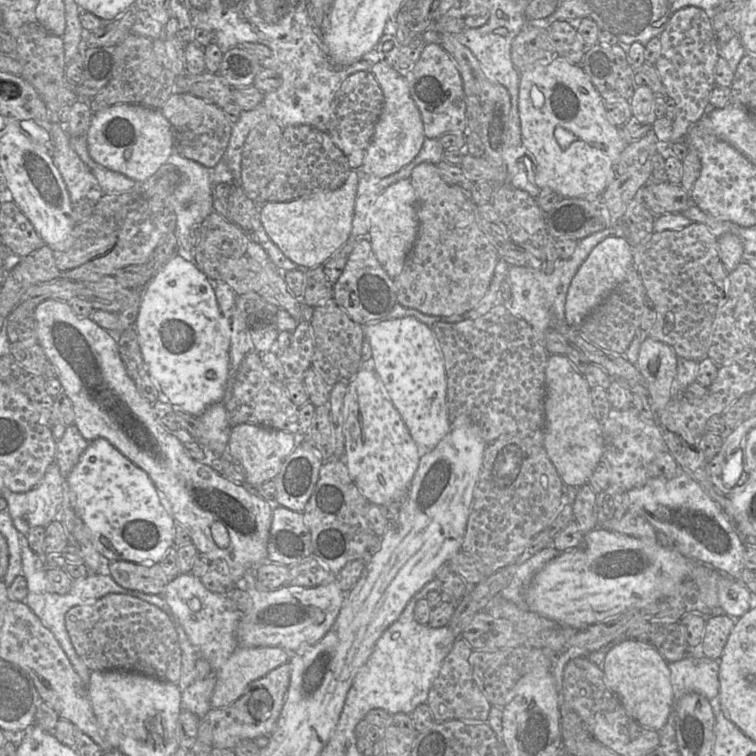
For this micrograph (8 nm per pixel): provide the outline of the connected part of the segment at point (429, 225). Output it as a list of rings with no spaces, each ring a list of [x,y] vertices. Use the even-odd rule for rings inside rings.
[[[421,163],[410,177],[419,200],[418,238],[408,253],[400,274],[393,279],[397,301],[404,307],[433,316],[463,314],[474,308],[486,294],[499,260],[498,250],[486,237],[478,223],[477,205],[461,188],[446,183],[436,165]]]

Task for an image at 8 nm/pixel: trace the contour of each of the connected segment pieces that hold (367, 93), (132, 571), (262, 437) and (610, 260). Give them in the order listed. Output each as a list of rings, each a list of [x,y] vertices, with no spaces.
[[[358,71],[349,75],[336,93],[328,133],[353,170],[359,169],[363,163],[374,134],[375,124],[382,112],[383,103],[382,89],[370,71]]]
[[[124,560],[108,563],[110,576],[121,587],[145,594],[160,595],[168,584],[159,563],[143,565]]]
[[[244,423],[231,427],[227,454],[244,469],[245,484],[256,490],[261,484],[277,476],[284,460],[297,443],[298,437],[292,433]]]
[[[608,237],[599,243],[569,285],[564,310],[566,323],[579,327],[586,317],[625,280],[631,267],[633,267],[633,248],[625,238]]]

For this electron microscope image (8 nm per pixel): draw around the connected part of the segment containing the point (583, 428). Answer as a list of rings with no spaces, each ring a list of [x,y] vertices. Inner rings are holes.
[[[560,354],[549,356],[545,368],[545,386],[543,447],[563,483],[580,487],[588,483],[604,455],[602,423],[595,417],[591,388],[568,357]]]

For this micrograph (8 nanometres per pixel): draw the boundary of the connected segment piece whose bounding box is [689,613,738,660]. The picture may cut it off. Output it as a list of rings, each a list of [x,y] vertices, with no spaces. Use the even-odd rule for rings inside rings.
[[[727,614],[716,615],[706,619],[705,632],[699,648],[689,648],[691,656],[719,660],[736,619]]]

